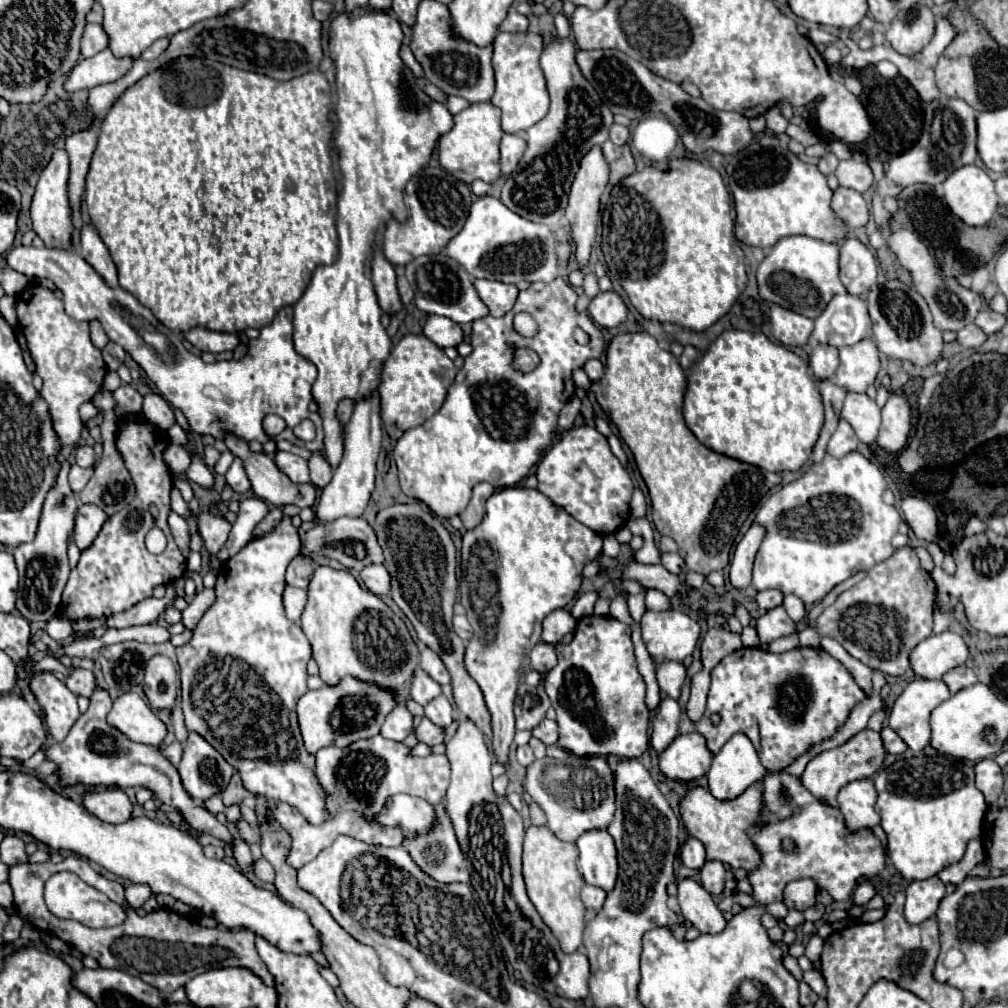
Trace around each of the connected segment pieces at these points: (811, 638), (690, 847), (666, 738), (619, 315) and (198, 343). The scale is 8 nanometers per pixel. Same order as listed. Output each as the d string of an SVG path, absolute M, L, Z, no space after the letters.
M809 626L799 632L799 640L801 640L801 646L819 648L819 634L813 628L809 628Z
M687 838L681 848L681 862L687 868L701 868L705 864L705 846L697 838Z
M663 698L659 704L659 712L653 720L651 746L657 754L661 754L679 734L679 704L673 698Z
M613 290L599 292L591 300L587 312L593 318L593 322L597 322L599 326L605 326L605 328L619 326L627 318L627 306L621 300L621 296L617 292L613 292Z
M193 328L185 334L185 338L201 352L225 352L225 350L235 350L239 344L237 334L225 334L225 332L211 332L205 328Z

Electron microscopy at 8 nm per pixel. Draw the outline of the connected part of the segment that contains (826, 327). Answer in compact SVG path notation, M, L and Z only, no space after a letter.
M853 294L835 296L823 314L815 318L815 330L811 336L819 344L831 344L837 348L869 338L871 318L865 302Z

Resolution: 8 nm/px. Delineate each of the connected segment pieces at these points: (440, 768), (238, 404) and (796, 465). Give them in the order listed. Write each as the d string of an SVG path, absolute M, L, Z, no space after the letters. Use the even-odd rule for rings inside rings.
M373 736L365 740L357 740L347 748L329 746L315 754L315 772L321 788L325 790L325 810L327 820L319 826L309 824L297 808L275 802L269 798L257 798L255 814L259 818L275 820L289 836L291 848L287 854L287 862L293 868L301 868L311 862L323 848L331 846L337 836L351 836L365 844L379 844L379 846L399 846L403 840L401 830L395 826L383 826L377 822L385 802L395 794L411 794L423 798L431 804L437 804L445 798L445 790L449 786L449 760L447 756L429 754L427 758L415 758L409 754L409 748L401 742L387 740L383 736Z
M15 246L7 252L7 264L25 274L27 278L49 278L61 292L63 292L63 302L65 302L65 312L79 320L79 322L91 322L91 320L99 320L105 334L109 336L109 340L113 340L115 344L123 346L125 352L131 354L131 358L145 370L145 374L149 376L149 380L155 382L159 394L173 406L179 408L189 426L191 432L195 434L211 434L213 438L223 438L225 432L231 432L247 442L251 440L259 440L259 442L267 442L269 436L263 430L263 418L267 414L277 414L287 422L287 430L279 436L283 440L289 440L295 446L303 446L311 452L321 452L323 450L323 426L321 426L321 417L318 413L312 413L307 410L307 404L311 402L311 386L315 382L317 376L317 368L307 362L303 356L299 356L293 348L293 308L285 306L277 312L277 316L273 318L273 322L265 328L261 328L261 336L257 340L249 342L249 352L241 358L241 360L223 360L223 362L213 362L213 364L205 364L199 356L191 354L185 350L185 346L181 344L181 340L167 328L163 326L149 308L141 306L139 300L129 294L123 288L111 288L105 284L105 280L95 272L95 268L91 264L87 264L79 252L75 250L55 250L55 248L35 248L35 246ZM310 419L315 424L316 436L311 442L303 442L299 438L293 436L291 428L297 426L301 420Z
M727 330L707 348L703 358L693 364L691 374L687 378L683 418L685 418L687 426L691 428L691 432L697 436L697 440L703 442L707 448L719 452L719 454L725 454L729 458L753 464L753 466L769 470L769 472L797 472L809 460L809 454L813 450L813 442L817 442L817 434L821 432L821 426L823 426L823 402L821 402L821 394L819 394L811 374L809 374L809 364L801 356L793 354L789 348L785 348L781 344L773 344L765 334L759 334L759 332L753 334L753 332L743 332L743 330Z

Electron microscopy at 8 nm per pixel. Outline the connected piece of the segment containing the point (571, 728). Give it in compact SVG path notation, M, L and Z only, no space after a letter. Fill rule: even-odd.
M585 616L569 644L557 644L557 666L545 676L545 692L557 712L559 746L575 756L639 758L649 746L645 682L637 670L631 628L611 616Z

